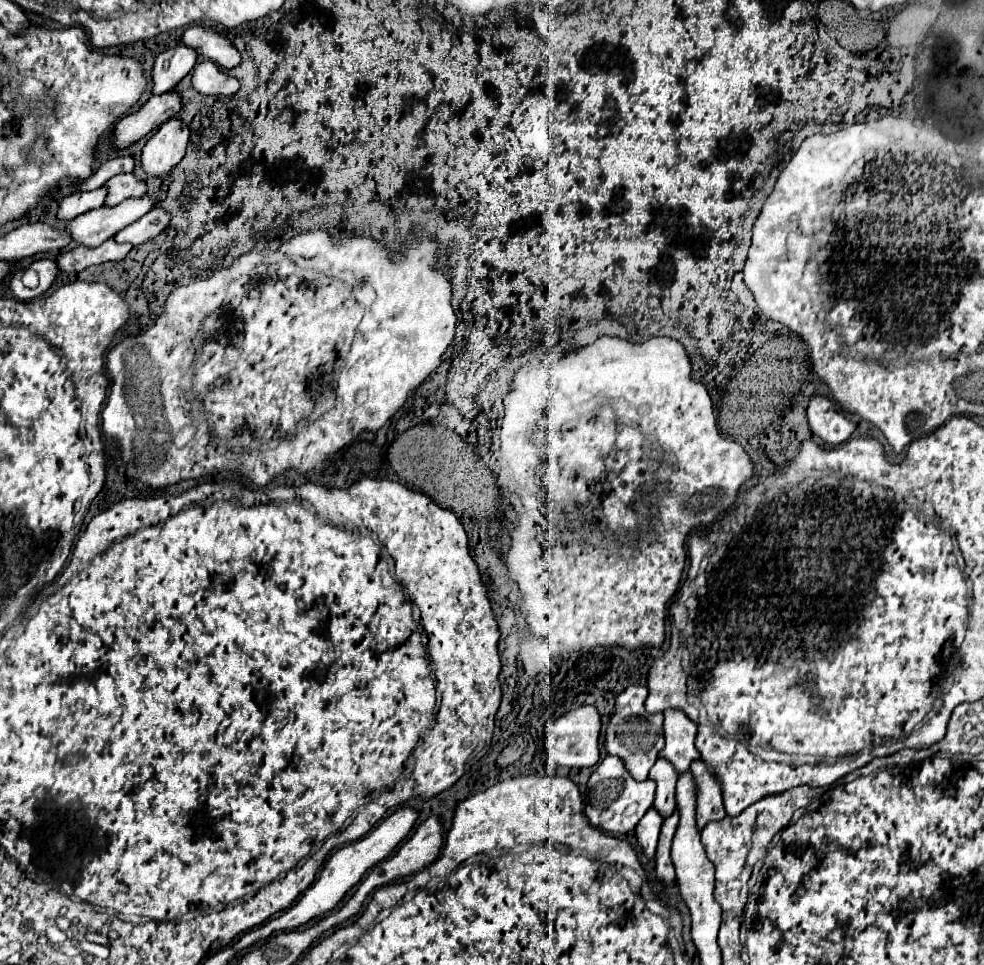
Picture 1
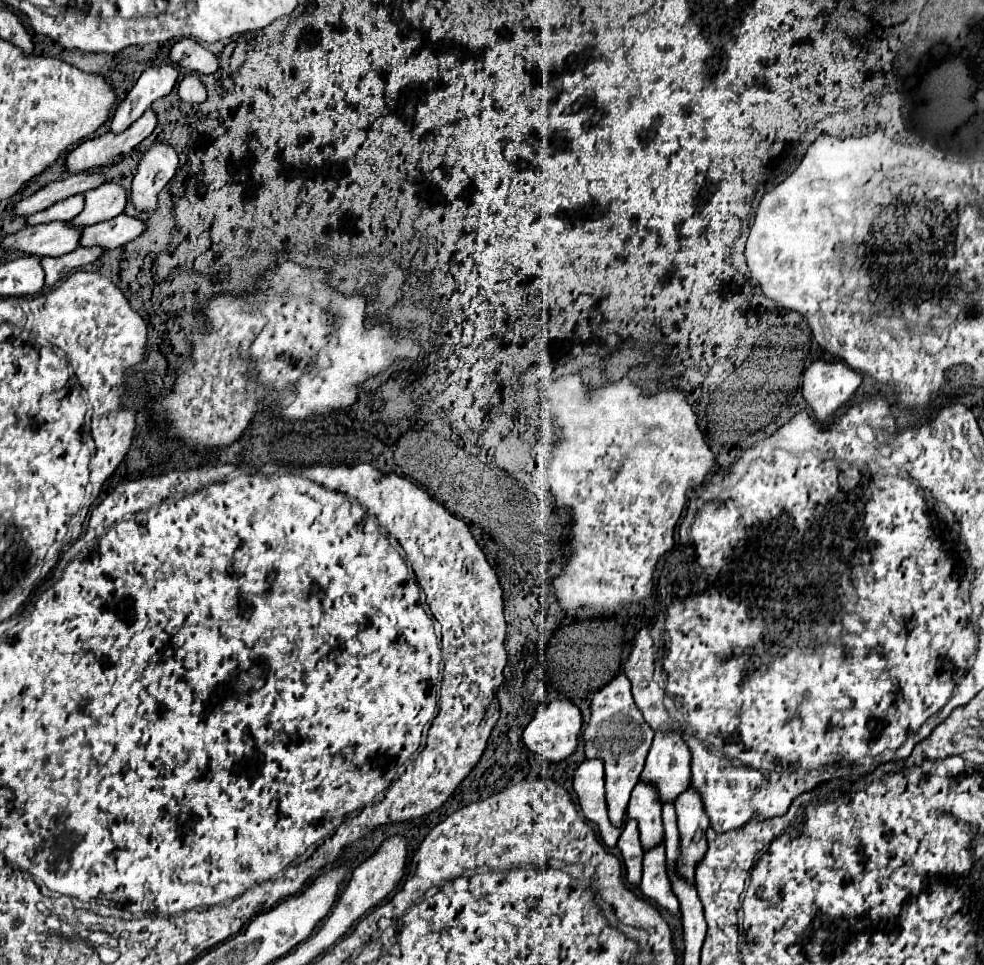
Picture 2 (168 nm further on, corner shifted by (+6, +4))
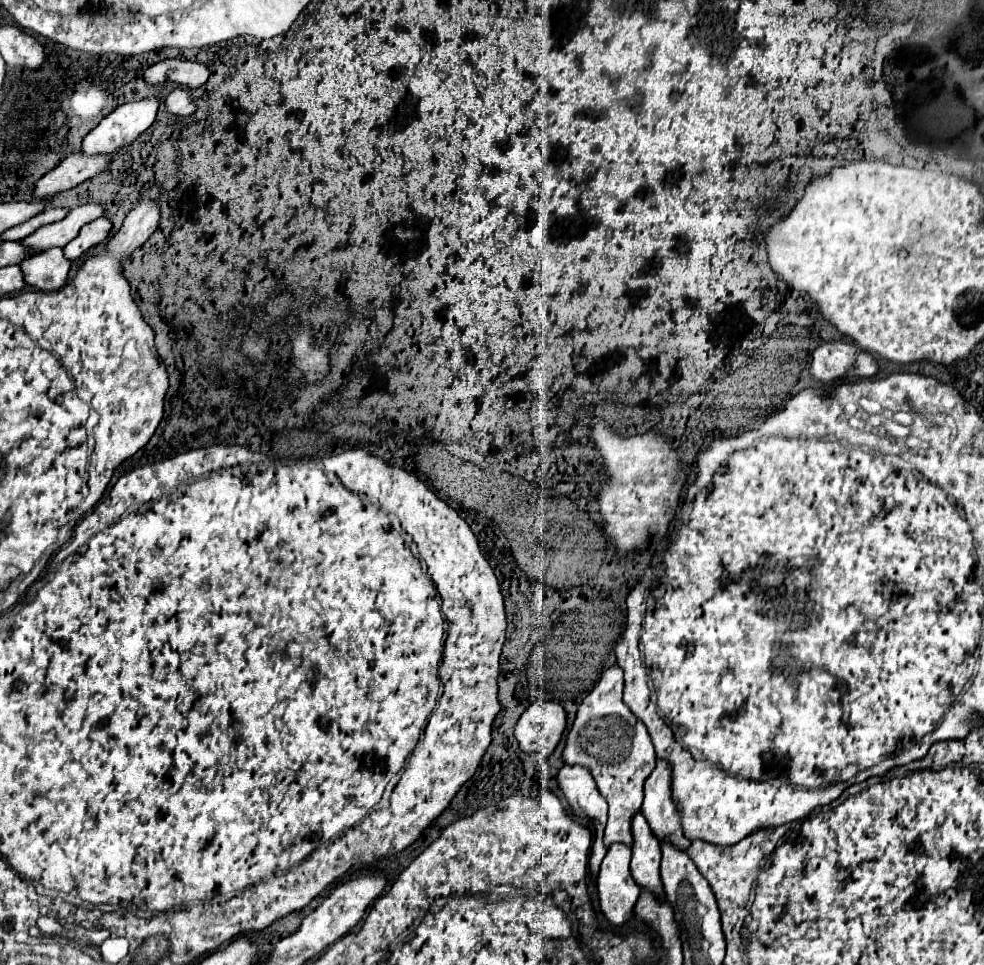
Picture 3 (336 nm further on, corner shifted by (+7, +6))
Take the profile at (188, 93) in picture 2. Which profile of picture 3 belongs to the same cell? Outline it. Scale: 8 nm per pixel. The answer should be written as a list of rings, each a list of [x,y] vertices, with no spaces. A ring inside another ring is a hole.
[[[176,88],[176,90],[172,90],[172,92],[168,94],[168,98],[166,98],[166,110],[168,110],[170,114],[174,114],[176,118],[186,118],[186,116],[190,116],[190,114],[196,110],[196,106],[194,106],[188,90]]]

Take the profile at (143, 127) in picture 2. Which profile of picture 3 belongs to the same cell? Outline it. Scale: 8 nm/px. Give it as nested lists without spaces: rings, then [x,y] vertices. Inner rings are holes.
[[[70,154],[62,164],[42,176],[34,186],[34,198],[44,200],[58,192],[72,190],[80,182],[96,176],[108,166],[110,158],[106,156],[84,156],[84,154]]]

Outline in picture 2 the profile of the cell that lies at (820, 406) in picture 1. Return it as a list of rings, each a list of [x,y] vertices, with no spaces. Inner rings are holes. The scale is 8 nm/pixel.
[[[813,362],[803,374],[803,398],[821,424],[847,406],[861,384],[861,374],[843,362]]]

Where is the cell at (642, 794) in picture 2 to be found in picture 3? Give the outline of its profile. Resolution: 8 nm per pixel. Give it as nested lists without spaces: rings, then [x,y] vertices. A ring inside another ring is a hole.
[[[638,812],[632,820],[632,834],[634,834],[634,848],[632,848],[632,878],[638,882],[640,888],[654,894],[658,900],[658,894],[662,894],[662,882],[660,882],[660,842],[652,834],[646,818],[642,812]]]

